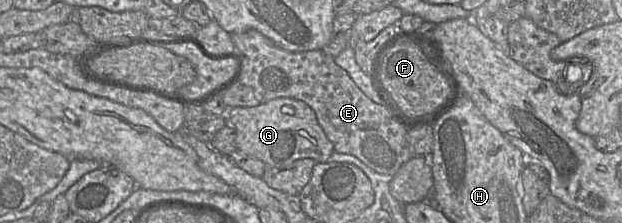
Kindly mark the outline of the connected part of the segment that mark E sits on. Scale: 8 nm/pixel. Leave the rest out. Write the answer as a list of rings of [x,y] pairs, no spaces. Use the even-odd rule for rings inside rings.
[[[254,29],[231,35],[235,46],[233,53],[241,62],[238,81],[253,88],[261,103],[280,97],[305,102],[314,110],[320,126],[333,143],[335,152],[355,156],[375,172],[390,176],[395,175],[399,168],[414,156],[407,141],[408,130],[393,118],[384,105],[371,101],[356,86],[349,74],[335,63],[334,57],[323,50],[287,51]]]

